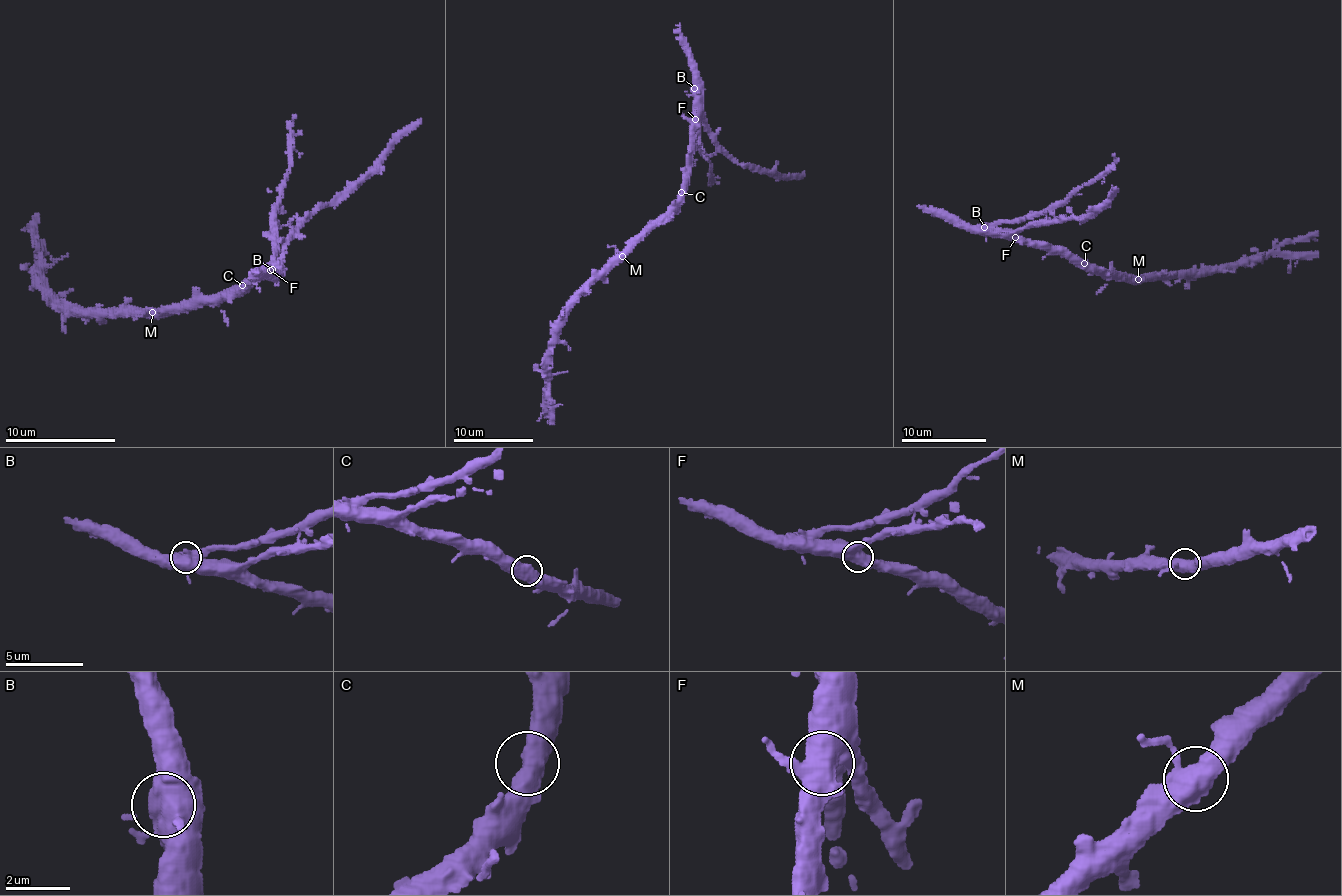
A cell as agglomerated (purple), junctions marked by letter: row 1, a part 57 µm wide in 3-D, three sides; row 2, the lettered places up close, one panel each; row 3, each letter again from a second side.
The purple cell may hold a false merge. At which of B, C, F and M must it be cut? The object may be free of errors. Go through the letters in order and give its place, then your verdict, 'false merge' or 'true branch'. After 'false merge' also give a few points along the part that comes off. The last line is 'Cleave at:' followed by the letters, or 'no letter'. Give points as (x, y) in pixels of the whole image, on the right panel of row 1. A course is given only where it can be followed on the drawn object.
B: at (984, 227); false merge; foreign part runs (984, 228), (1052, 212), (1112, 163), (1112, 154)
C: at (1084, 263); true branch
F: at (1015, 237); true branch
M: at (1138, 279); true branch
Cleave at: B

